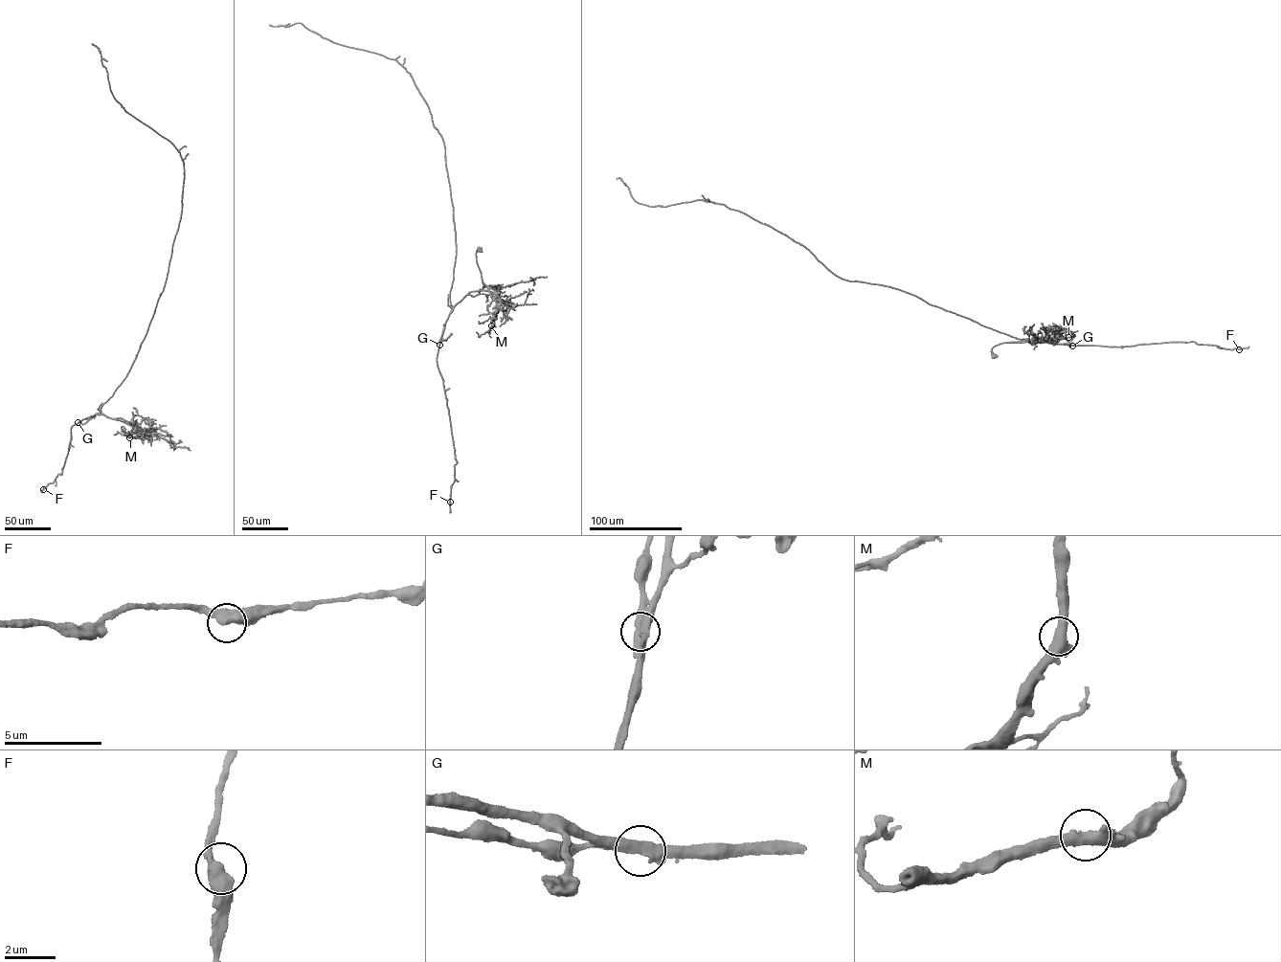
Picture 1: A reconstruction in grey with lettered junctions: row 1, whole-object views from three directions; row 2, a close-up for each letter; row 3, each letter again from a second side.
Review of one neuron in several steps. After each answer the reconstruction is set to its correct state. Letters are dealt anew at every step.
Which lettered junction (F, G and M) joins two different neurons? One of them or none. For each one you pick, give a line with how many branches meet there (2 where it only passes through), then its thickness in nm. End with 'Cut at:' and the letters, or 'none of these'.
G: 2 branches meet; 500 nm thick
Cut at: G

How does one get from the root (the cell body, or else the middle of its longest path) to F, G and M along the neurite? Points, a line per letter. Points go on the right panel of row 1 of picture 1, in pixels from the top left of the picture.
F: (994, 355), (991, 349), (997, 345), (1029, 340), (1038, 342), (1031, 345), (1113, 346), (1191, 342), (1239, 349)
G: (994, 355), (992, 347), (1005, 343), (1029, 340), (1038, 342), (1031, 345), (1045, 342), (1072, 346)
M: (994, 355), (991, 348), (1002, 343), (1029, 340), (1041, 343), (1068, 337)

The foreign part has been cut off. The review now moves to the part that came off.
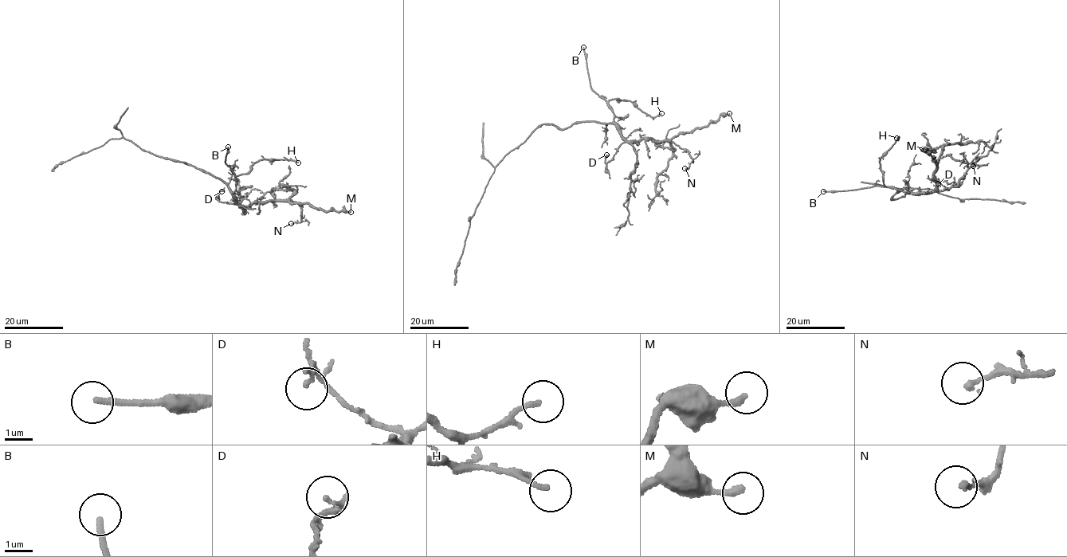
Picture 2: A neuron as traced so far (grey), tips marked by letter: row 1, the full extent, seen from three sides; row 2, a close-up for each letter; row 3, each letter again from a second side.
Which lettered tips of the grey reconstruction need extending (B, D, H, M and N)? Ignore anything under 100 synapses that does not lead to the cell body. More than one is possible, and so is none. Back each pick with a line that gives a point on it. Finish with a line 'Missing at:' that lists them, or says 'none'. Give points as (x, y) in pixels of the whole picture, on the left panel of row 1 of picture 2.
B: (228, 147)
Missing at: B

